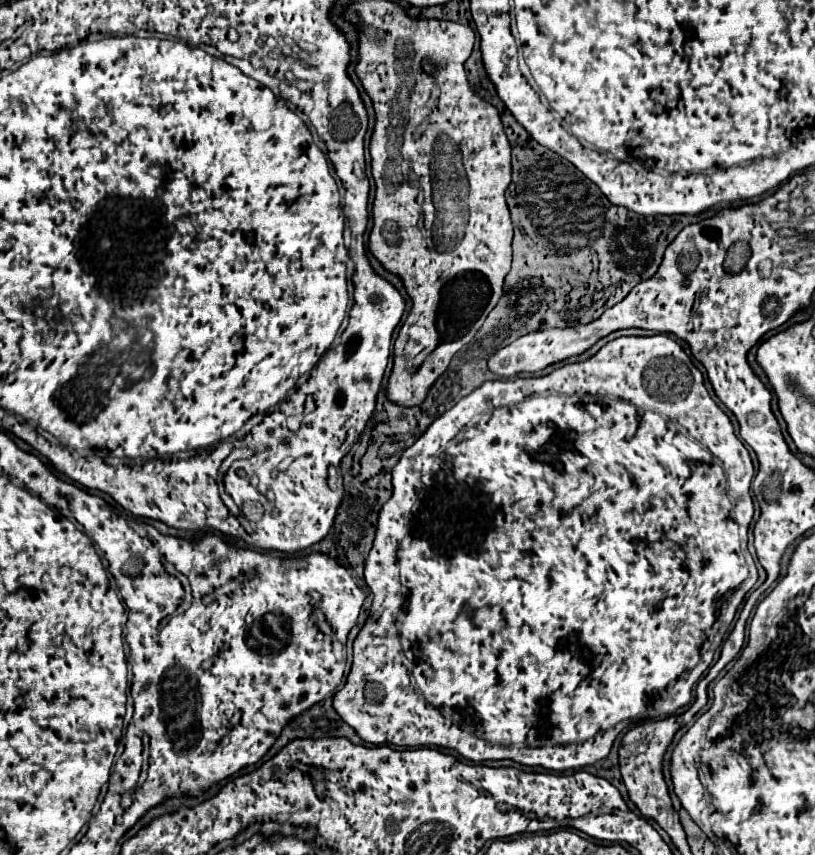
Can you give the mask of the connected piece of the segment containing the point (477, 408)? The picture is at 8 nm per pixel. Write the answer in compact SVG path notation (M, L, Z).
M657 334L657 336L625 336L609 342L603 346L593 358L577 364L565 364L557 370L553 370L549 376L541 378L515 378L515 380L493 380L485 382L481 388L471 392L469 396L461 398L457 406L447 410L443 416L439 416L427 432L403 452L401 460L393 468L393 496L389 502L383 506L379 514L379 526L375 534L373 548L369 552L369 558L365 560L364 578L367 586L373 592L373 604L369 618L365 626L361 628L359 636L353 642L353 666L349 672L349 678L333 698L333 706L337 714L357 730L357 734L375 746L407 746L407 748L419 748L419 746L437 746L437 748L449 748L457 750L463 758L471 762L483 762L483 760L513 760L523 766L541 766L545 770L575 770L587 764L595 764L597 760L603 760L615 742L615 738L629 726L633 716L663 716L671 714L673 710L685 706L691 702L693 686L701 678L701 674L709 668L713 660L713 652L717 646L721 646L725 632L729 624L735 618L737 608L741 606L745 594L755 586L758 571L747 547L748 529L753 520L753 498L749 494L749 484L753 478L753 462L743 446L743 442L735 436L733 424L729 416L715 404L715 400L709 396L705 384L703 384L703 374L697 370L697 366L691 362L691 358L683 352L683 348L669 336Z

